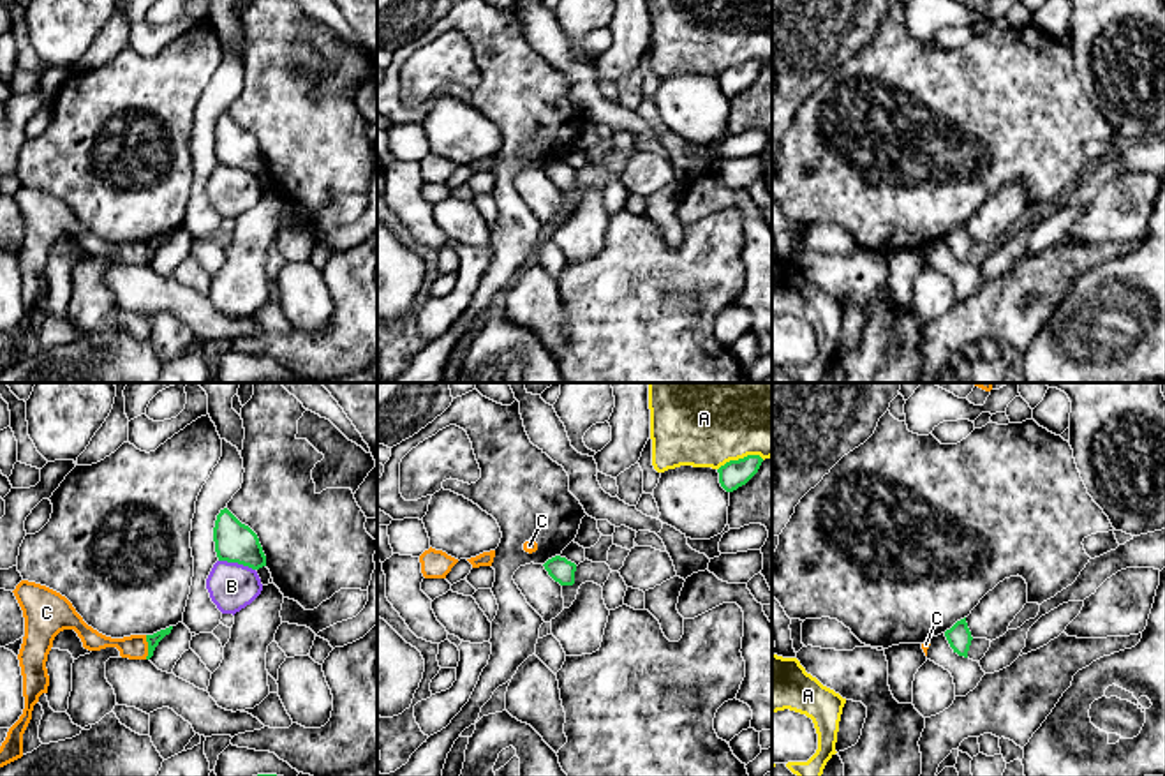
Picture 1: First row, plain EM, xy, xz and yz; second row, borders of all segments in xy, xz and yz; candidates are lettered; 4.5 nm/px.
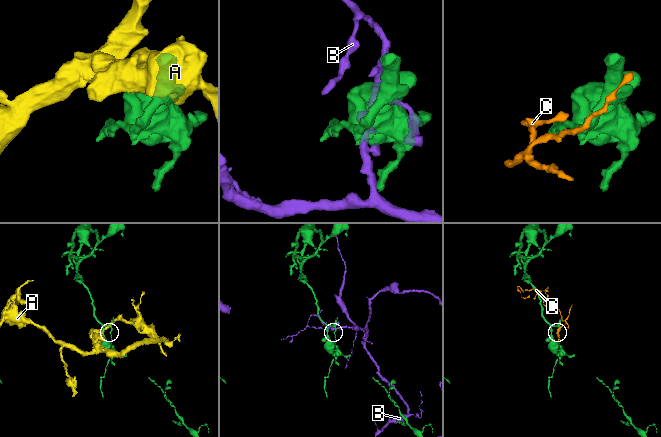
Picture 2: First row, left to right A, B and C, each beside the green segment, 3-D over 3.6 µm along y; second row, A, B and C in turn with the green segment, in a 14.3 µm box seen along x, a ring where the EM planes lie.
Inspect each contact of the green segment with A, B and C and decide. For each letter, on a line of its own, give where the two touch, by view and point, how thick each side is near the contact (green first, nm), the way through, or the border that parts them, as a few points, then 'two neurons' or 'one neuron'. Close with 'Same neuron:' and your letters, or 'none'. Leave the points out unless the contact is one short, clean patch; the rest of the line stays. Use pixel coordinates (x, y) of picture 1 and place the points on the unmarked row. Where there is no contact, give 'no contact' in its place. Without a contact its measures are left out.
A: meets green in xz at (741, 64); 130 nm thick on the green side, 340 nm on the other; two neurons
B: meets green in xy at (237, 166); 190 nm thick on the green side, 220 nm on the other; two neurons
C: meets green in xy at (148, 253); 50 nm thick on the green side, 110 nm on the other; border along xy (145, 240), (147, 263); two neurons
Same neuron: none

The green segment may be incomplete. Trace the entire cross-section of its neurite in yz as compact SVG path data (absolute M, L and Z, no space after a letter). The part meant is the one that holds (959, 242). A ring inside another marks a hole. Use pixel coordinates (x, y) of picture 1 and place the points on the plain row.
M966 222L957 226L950 235L946 235L945 242L946 242L950 252L954 254L954 257L968 263L968 256L969 256L973 242L968 233Z

